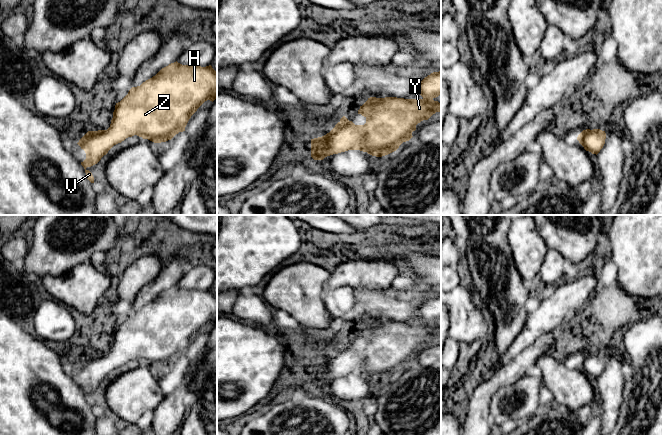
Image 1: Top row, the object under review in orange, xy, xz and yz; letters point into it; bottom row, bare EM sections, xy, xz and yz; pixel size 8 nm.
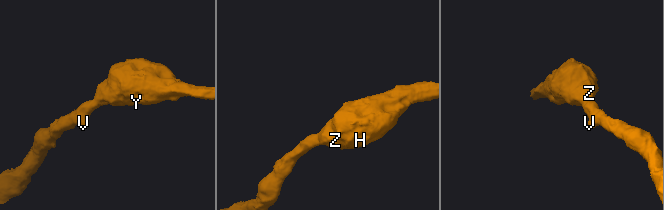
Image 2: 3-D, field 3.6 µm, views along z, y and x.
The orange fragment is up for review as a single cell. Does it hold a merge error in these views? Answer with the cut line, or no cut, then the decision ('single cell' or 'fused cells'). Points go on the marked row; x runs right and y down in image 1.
no cut; single cell

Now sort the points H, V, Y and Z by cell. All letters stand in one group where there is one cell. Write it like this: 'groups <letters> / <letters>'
groups H V Y Z

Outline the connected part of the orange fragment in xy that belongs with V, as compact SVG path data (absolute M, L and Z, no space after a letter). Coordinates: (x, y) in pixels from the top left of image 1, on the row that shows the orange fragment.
M177 61L162 68L155 76L143 82L140 86L132 87L128 94L115 105L113 118L107 130L88 131L77 143L86 153L86 159L81 162L85 169L86 177L94 183L92 173L87 170L97 164L101 158L116 144L128 137L137 135L154 143L171 140L179 132L185 131L185 127L191 116L207 100L214 101L217 98L217 71L211 65L206 67L194 65L182 65Z

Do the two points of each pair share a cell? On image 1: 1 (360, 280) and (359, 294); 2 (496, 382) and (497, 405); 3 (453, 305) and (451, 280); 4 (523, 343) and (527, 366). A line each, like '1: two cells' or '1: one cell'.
1: two cells
2: two cells
3: two cells
4: two cells

